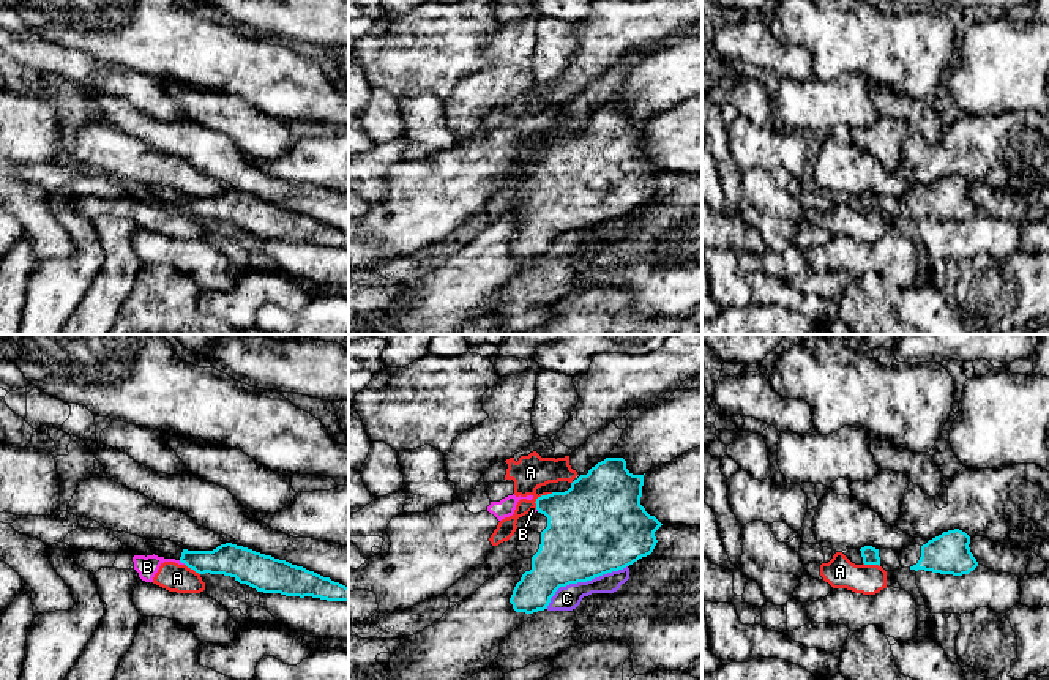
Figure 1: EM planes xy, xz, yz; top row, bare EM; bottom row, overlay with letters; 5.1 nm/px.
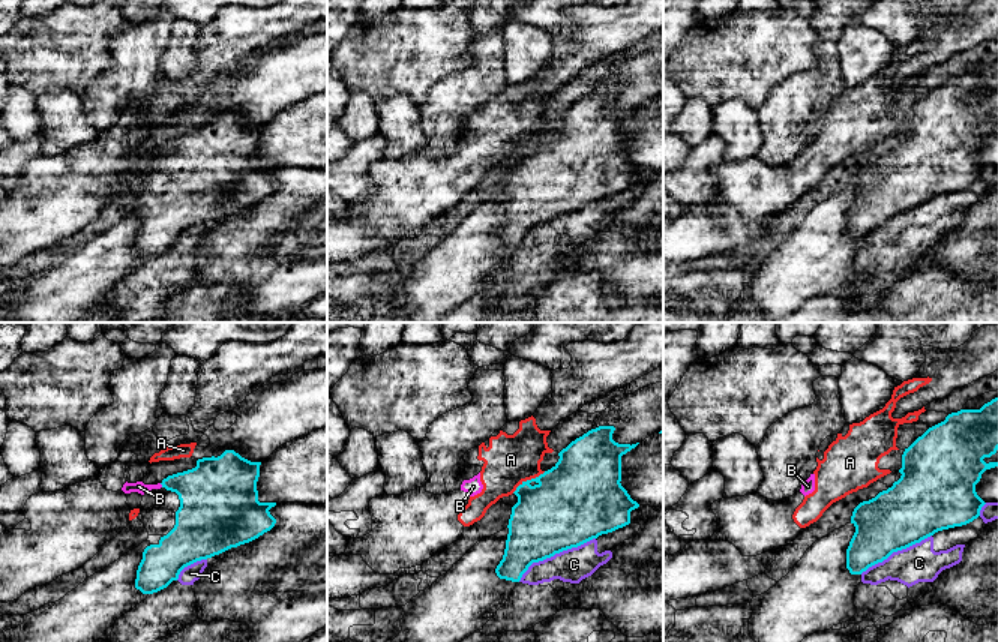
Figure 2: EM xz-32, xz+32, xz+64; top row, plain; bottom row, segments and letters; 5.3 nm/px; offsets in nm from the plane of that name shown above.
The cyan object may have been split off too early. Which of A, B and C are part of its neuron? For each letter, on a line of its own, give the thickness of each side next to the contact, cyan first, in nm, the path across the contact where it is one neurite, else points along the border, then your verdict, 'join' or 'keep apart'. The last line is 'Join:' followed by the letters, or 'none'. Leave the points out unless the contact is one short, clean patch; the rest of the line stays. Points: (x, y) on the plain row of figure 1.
A: 360 nm thick on the cyan side, 180 nm on the other; keep apart
B: 160 nm thick on the cyan side, 110 nm on the other; border along xy (179, 207), (185, 210); keep apart
C: 440 nm thick on the cyan side, 130 nm on the other; keep apart
Join: none

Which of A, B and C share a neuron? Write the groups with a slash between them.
A B / C

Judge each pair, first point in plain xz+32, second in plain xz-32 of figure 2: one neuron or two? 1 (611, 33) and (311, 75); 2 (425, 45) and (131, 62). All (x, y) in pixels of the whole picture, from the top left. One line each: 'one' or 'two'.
1: two
2: two

